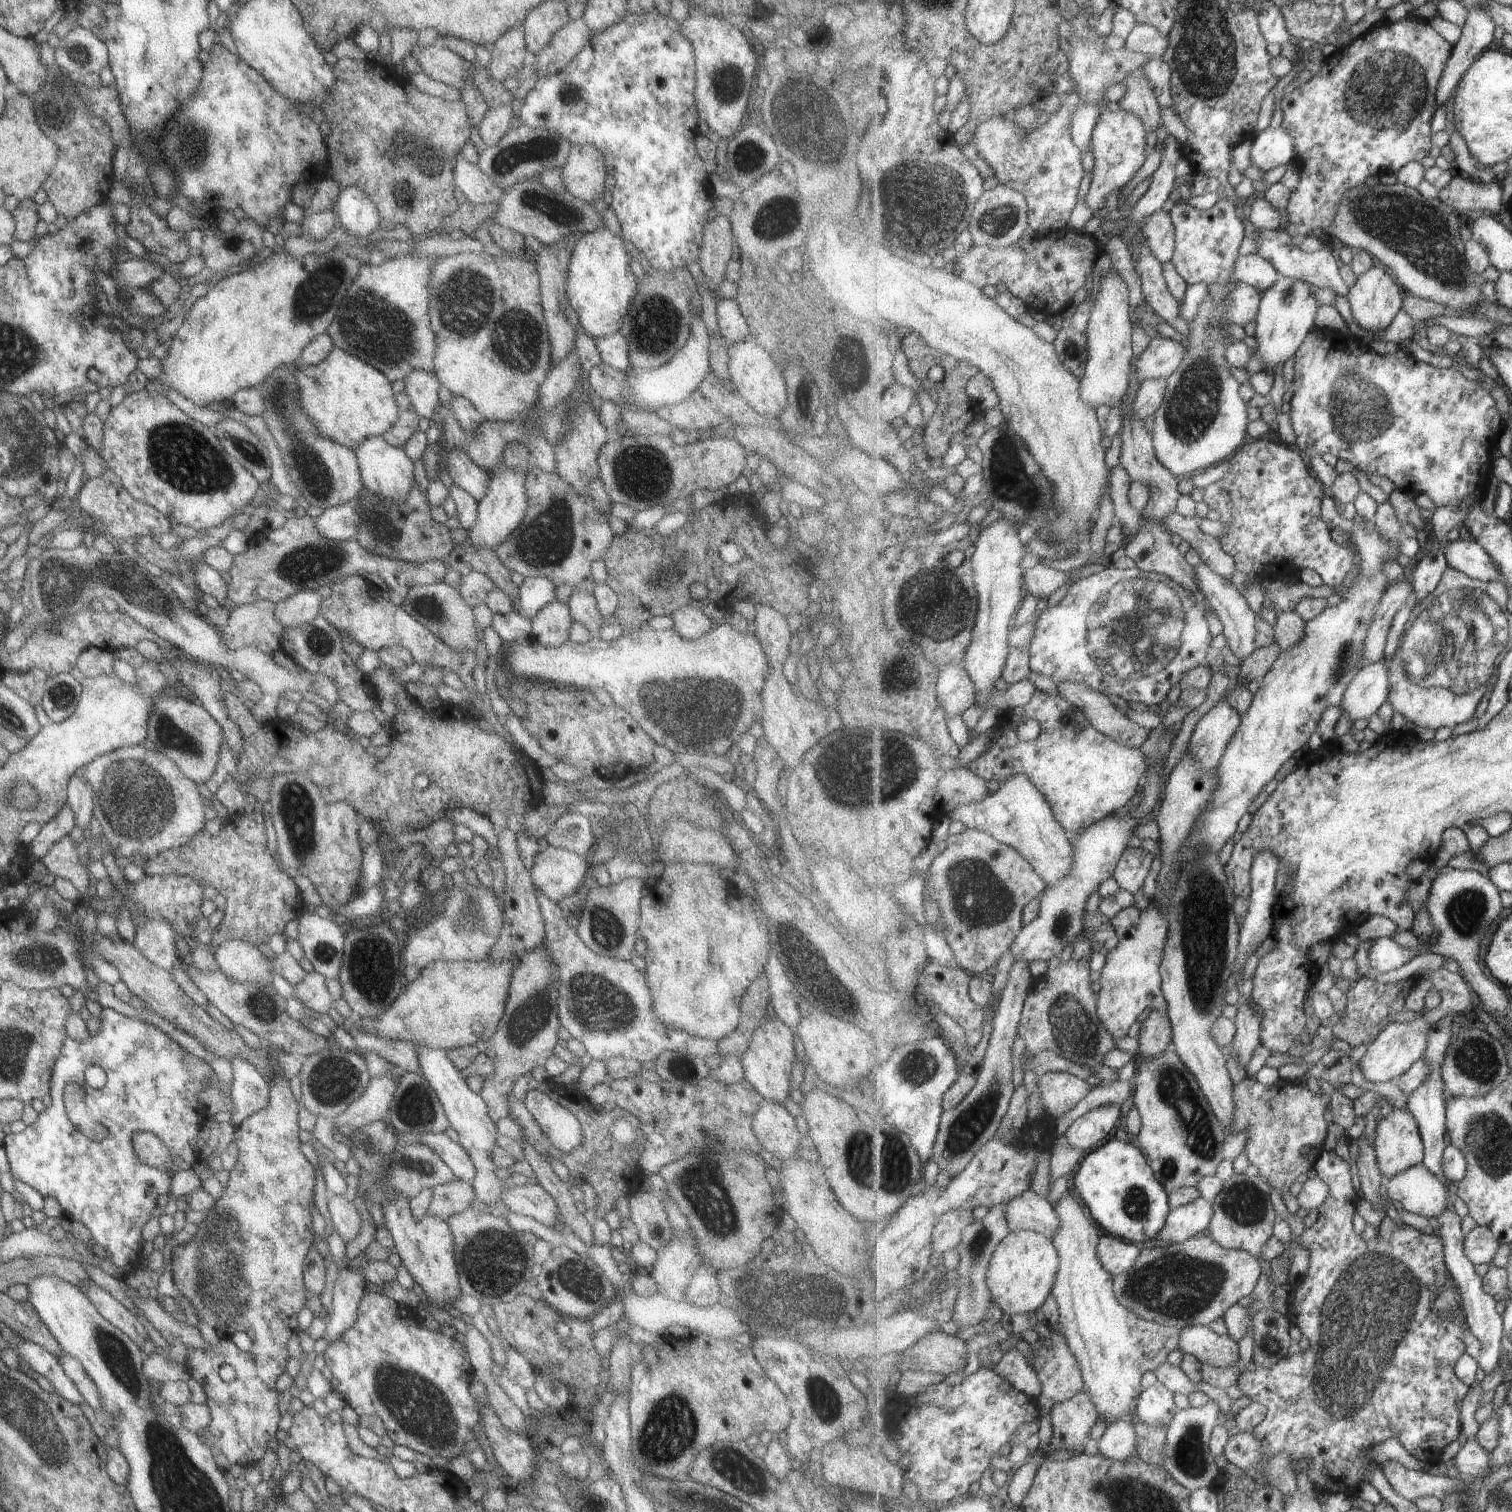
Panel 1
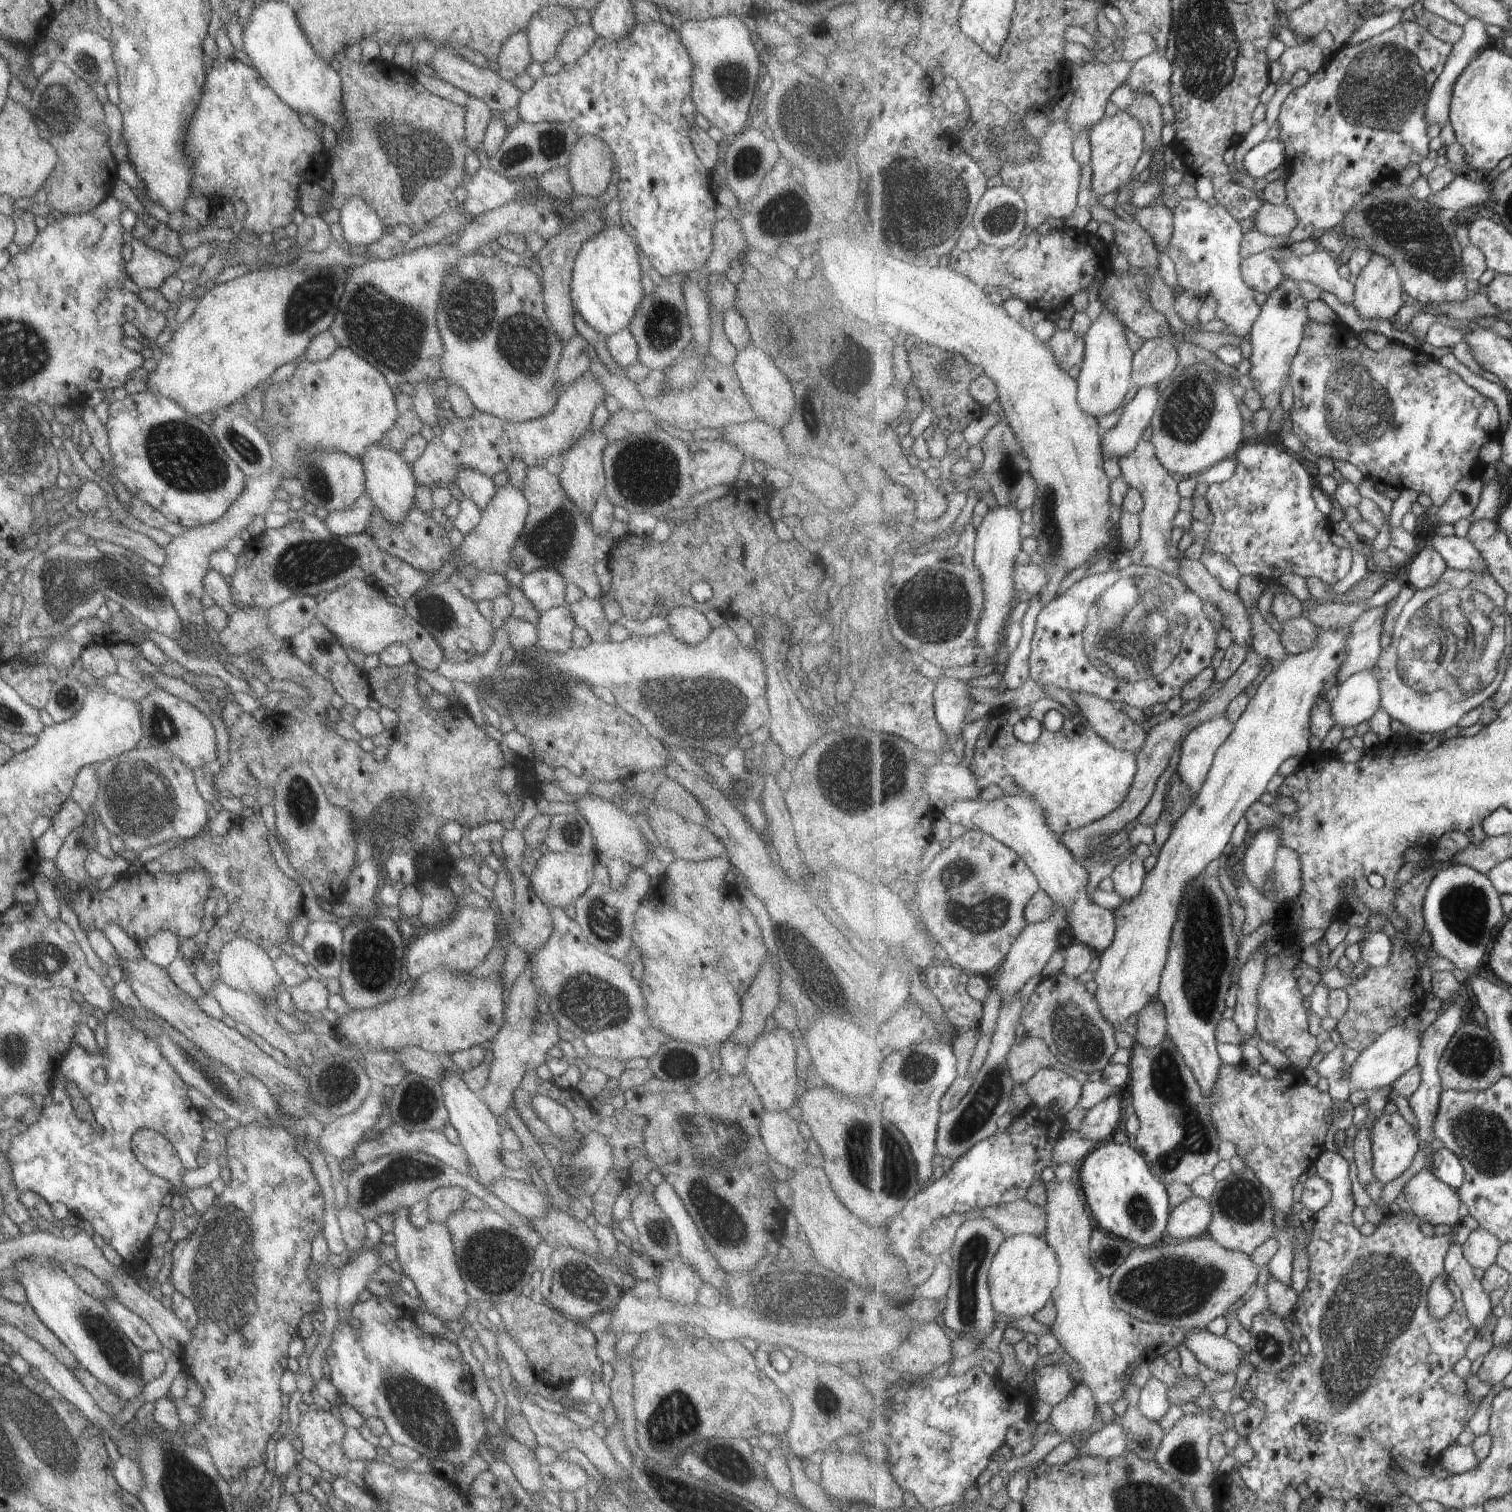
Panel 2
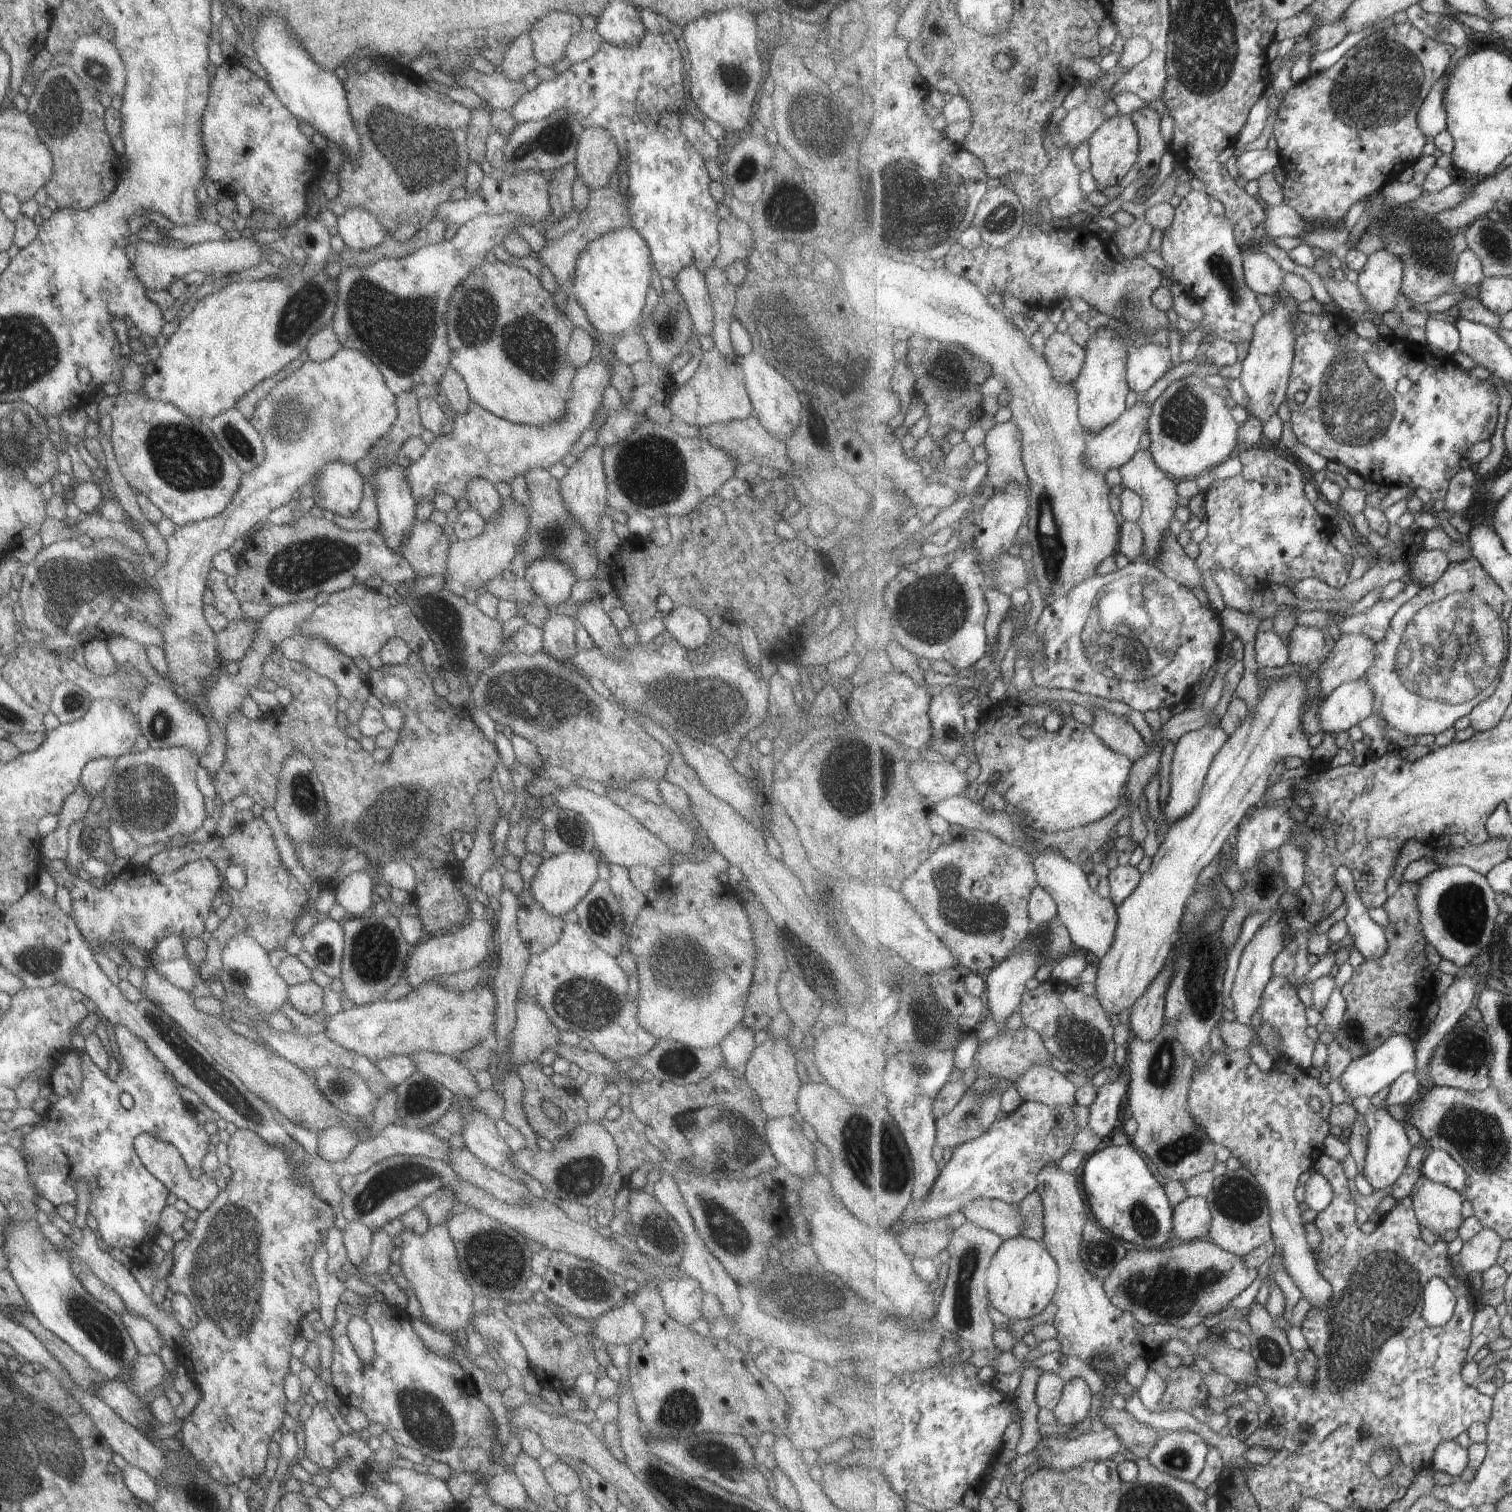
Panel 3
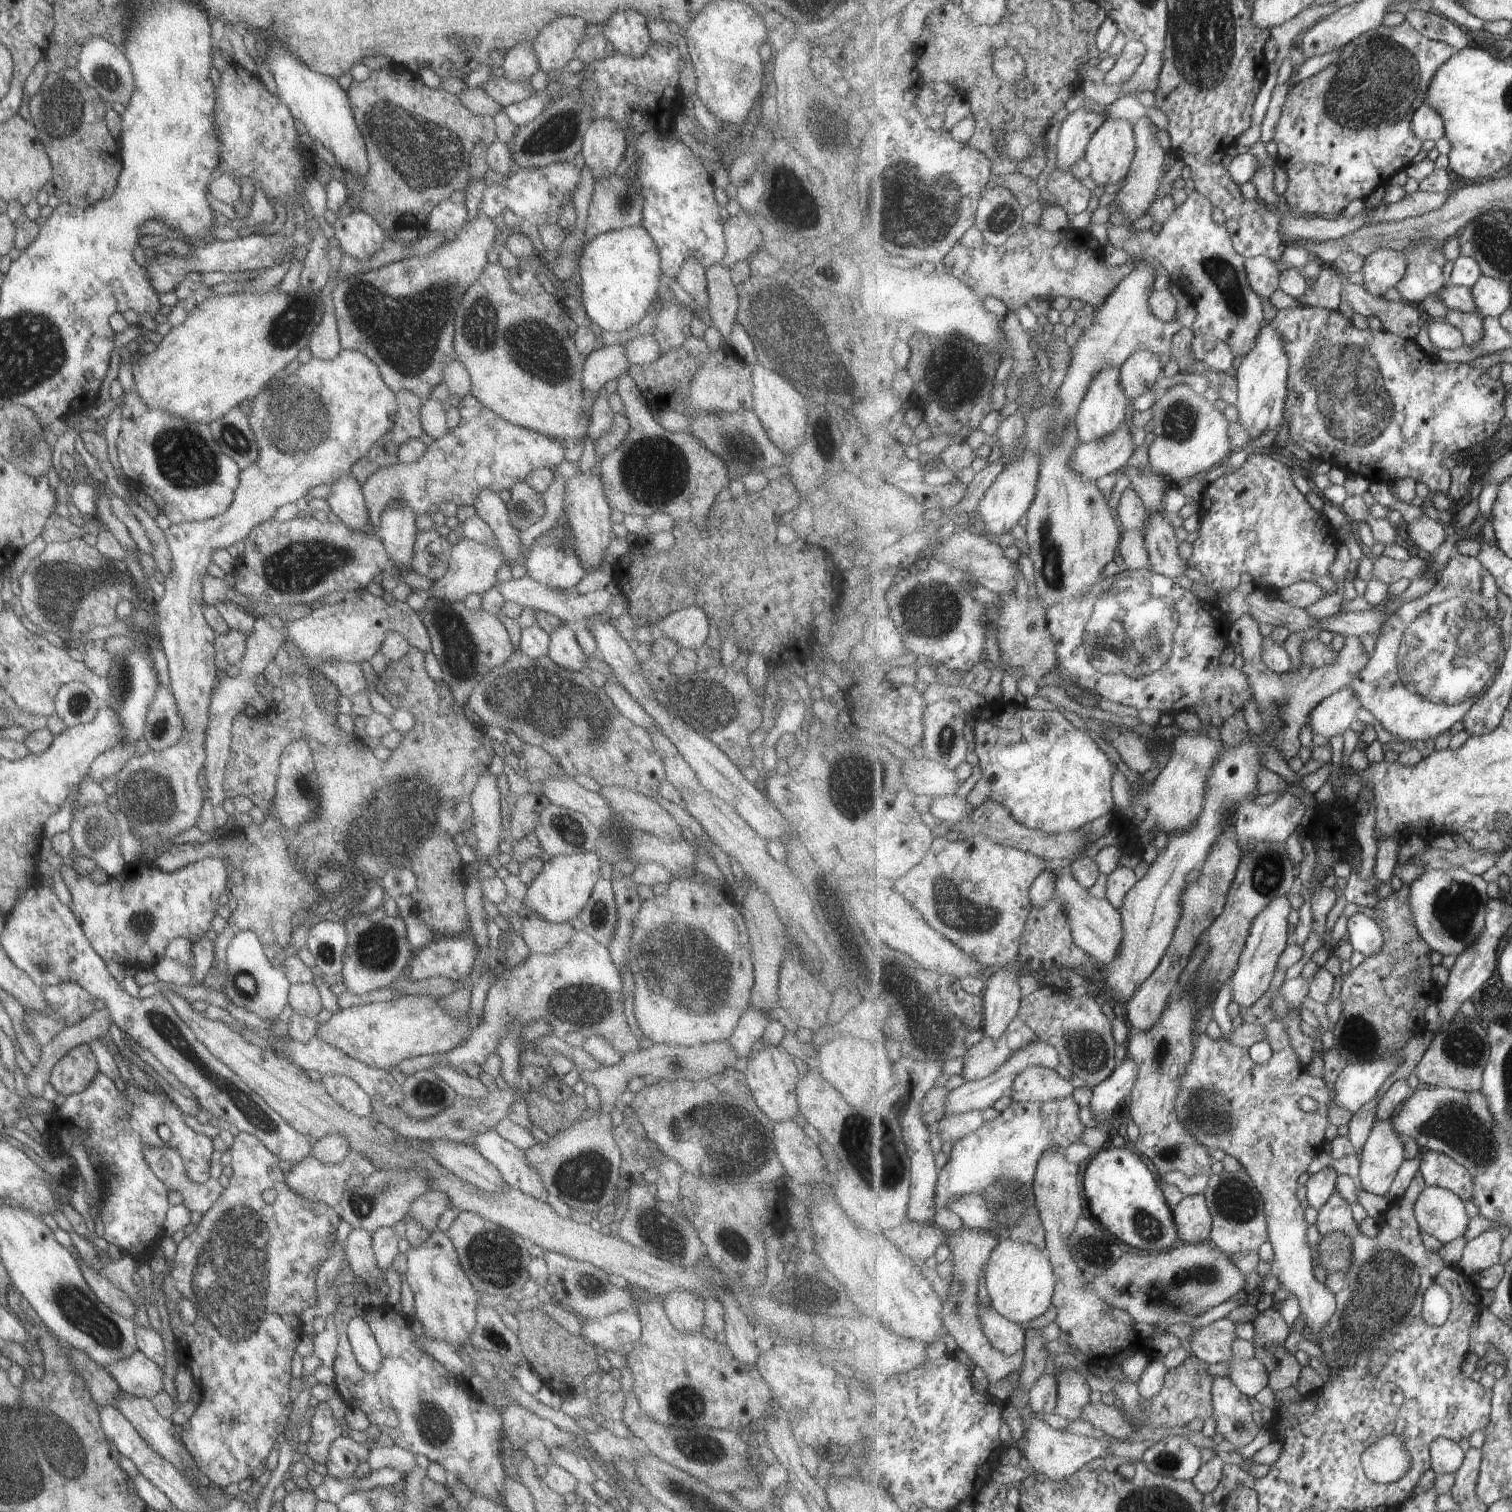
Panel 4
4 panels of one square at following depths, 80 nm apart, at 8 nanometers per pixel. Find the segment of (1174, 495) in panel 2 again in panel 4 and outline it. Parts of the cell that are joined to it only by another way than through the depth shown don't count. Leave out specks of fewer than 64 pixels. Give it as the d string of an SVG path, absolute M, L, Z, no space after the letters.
M1125 466L1126 475L1131 479L1131 487L1133 487L1145 503L1148 510L1148 518L1159 511L1164 515L1163 511L1163 492L1166 488L1175 486L1168 478L1157 473L1153 468L1146 472L1141 472L1130 466Z

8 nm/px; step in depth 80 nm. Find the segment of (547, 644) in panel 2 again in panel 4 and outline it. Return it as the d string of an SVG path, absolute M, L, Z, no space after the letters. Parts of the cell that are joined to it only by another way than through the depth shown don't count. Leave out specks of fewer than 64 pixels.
M562 622L561 626L550 632L546 655L557 666L587 674L586 656L577 646L574 635L575 628L576 626L572 624Z

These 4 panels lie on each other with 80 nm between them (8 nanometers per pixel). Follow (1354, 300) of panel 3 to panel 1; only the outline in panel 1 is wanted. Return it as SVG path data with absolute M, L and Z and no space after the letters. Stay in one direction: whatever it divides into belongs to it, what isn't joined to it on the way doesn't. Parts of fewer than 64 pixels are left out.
M1258 229L1259 253L1267 257L1276 267L1277 270L1285 277L1307 281L1313 286L1320 289L1331 289L1338 295L1348 296L1350 284L1341 278L1339 267L1340 260L1336 256L1335 248L1326 246L1323 250L1308 253L1302 250L1298 242L1293 241L1292 236L1285 231L1261 231Z

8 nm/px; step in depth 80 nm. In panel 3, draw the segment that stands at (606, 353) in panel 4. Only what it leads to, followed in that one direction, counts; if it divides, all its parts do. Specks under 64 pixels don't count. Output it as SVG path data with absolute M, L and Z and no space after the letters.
M597 355L580 366L570 384L568 404L564 416L551 425L535 426L512 423L496 417L475 403L469 403L465 412L456 413L452 429L445 434L434 435L423 454L402 471L414 501L426 498L432 502L435 494L448 494L455 501L464 498L468 481L482 478L492 485L509 483L512 478L523 477L534 468L547 469L574 447L579 435L588 430L596 408L600 406L602 390L610 384L612 364Z

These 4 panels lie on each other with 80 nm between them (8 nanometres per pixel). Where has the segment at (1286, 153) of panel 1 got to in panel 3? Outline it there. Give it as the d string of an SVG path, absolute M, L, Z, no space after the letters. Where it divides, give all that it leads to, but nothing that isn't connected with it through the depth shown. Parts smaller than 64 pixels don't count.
M1269 148L1243 152L1237 158L1237 169L1240 175L1239 183L1245 184L1251 180L1257 180L1263 174L1272 171L1275 166L1279 166L1280 151L1269 150Z

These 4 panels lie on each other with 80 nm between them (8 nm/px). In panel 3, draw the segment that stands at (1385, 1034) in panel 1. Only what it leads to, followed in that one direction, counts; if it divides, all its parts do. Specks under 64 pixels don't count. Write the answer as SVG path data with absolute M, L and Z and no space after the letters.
M1394 1034L1388 1038L1377 1050L1372 1050L1369 1054L1359 1059L1352 1060L1347 1068L1342 1072L1339 1079L1343 1083L1343 1088L1351 1096L1351 1100L1366 1096L1373 1098L1377 1092L1383 1088L1390 1087L1403 1073L1417 1070L1416 1047L1408 1036Z

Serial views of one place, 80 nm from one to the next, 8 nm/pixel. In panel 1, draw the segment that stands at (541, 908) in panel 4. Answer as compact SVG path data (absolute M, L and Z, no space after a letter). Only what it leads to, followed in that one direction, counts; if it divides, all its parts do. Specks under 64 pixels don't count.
M548 845L537 853L529 868L535 890L550 901L558 902L581 890L588 872L587 857Z

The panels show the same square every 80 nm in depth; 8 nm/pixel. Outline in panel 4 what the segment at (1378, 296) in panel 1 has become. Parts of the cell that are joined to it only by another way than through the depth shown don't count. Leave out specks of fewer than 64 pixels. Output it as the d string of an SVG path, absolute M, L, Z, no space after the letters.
M1379 249L1370 254L1363 270L1365 288L1375 296L1383 296L1387 290L1397 288L1408 272L1408 254L1395 249Z

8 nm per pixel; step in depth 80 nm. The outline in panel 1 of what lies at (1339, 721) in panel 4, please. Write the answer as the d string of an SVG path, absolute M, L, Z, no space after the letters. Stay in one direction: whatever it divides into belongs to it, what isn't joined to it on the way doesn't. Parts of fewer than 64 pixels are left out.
M1384 660L1363 667L1349 683L1340 712L1344 712L1352 721L1361 720L1361 718L1368 719L1373 714L1378 714L1379 709L1388 701L1390 691L1389 675L1390 672Z

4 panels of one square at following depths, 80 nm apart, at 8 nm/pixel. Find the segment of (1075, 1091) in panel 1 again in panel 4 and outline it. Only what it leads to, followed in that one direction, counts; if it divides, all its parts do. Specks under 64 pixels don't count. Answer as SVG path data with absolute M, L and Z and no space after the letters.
M1041 1065L1028 1066L1015 1078L1009 1093L1018 1103L1046 1103L1073 1094L1075 1086L1057 1074L1057 1070Z

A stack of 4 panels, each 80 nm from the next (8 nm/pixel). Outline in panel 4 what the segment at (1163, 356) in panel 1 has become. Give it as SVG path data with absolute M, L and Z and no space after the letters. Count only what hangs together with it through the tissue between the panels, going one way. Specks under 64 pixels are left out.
M1148 350L1137 351L1120 371L1125 394L1131 401L1143 396L1162 376L1158 354Z

